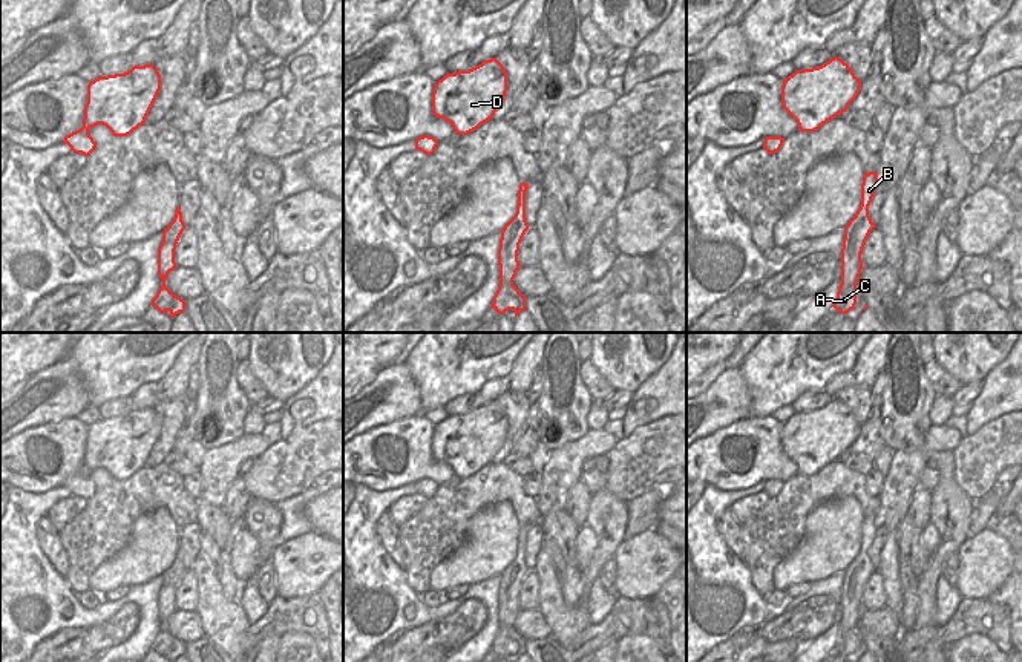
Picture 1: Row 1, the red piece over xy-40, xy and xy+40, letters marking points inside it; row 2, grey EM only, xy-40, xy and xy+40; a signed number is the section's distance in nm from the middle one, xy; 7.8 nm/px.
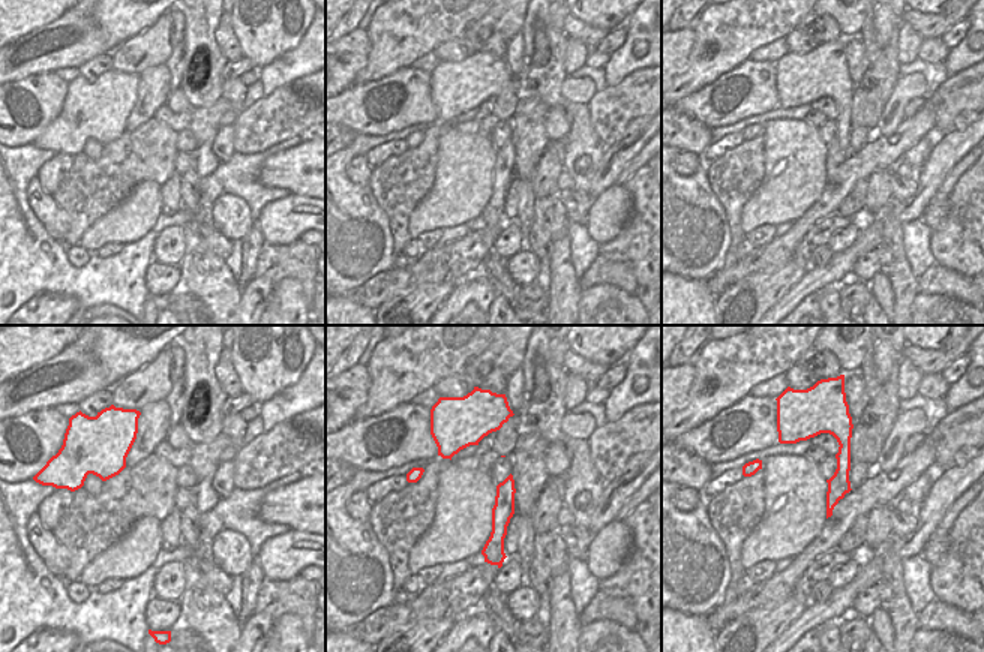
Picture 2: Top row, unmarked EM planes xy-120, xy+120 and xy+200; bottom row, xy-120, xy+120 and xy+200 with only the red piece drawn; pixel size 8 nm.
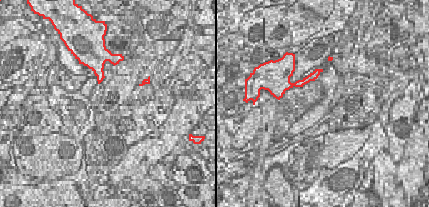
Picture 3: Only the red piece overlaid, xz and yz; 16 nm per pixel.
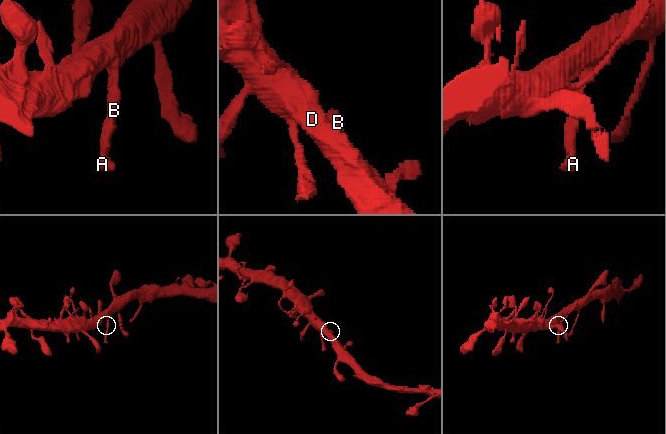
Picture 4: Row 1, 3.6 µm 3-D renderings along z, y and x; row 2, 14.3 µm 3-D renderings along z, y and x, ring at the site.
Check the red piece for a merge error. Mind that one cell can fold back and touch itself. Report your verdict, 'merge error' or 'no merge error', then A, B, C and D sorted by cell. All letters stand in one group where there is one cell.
no merge error; A B C D

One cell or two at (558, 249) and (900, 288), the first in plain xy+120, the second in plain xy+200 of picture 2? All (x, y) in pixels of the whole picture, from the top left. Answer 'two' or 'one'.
one

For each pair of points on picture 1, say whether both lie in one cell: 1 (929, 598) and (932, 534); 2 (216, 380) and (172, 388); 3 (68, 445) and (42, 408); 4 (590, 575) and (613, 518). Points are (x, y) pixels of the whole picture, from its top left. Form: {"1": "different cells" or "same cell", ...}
{"1": "different cells", "2": "different cells", "3": "different cells", "4": "same cell"}

